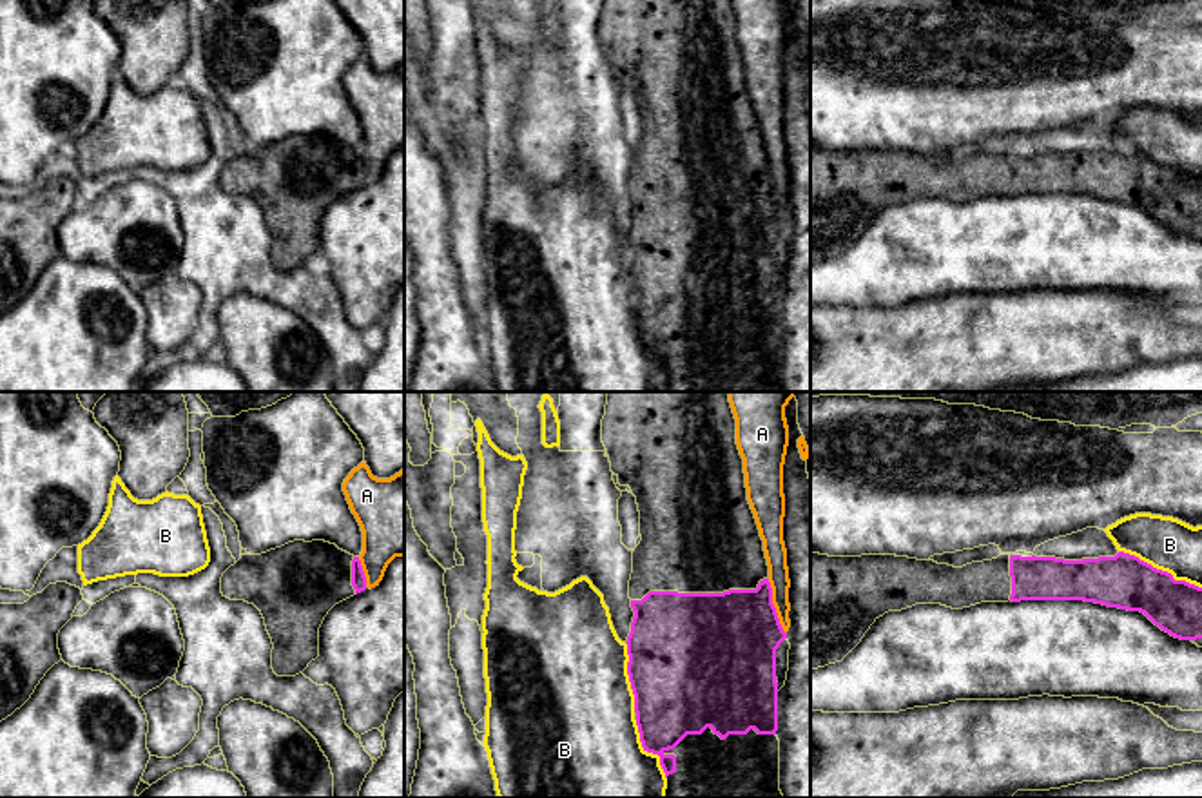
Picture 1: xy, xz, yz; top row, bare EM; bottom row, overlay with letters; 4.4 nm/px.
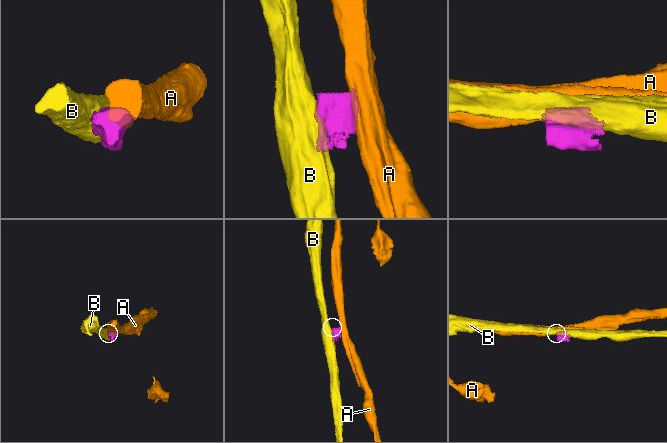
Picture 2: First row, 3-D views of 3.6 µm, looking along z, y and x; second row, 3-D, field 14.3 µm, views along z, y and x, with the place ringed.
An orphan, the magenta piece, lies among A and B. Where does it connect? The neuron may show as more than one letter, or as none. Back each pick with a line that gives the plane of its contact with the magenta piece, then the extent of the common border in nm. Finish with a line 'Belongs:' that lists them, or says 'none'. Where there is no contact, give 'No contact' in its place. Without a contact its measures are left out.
Belongs: none

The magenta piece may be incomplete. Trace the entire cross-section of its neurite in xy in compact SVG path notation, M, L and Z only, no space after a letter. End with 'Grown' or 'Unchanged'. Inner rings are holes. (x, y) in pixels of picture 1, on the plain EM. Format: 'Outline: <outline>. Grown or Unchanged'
Outline: M325 134L241 149L221 170L223 190L261 205L277 270L303 267L319 250L319 221L328 205L364 183L359 151Z. Grown

